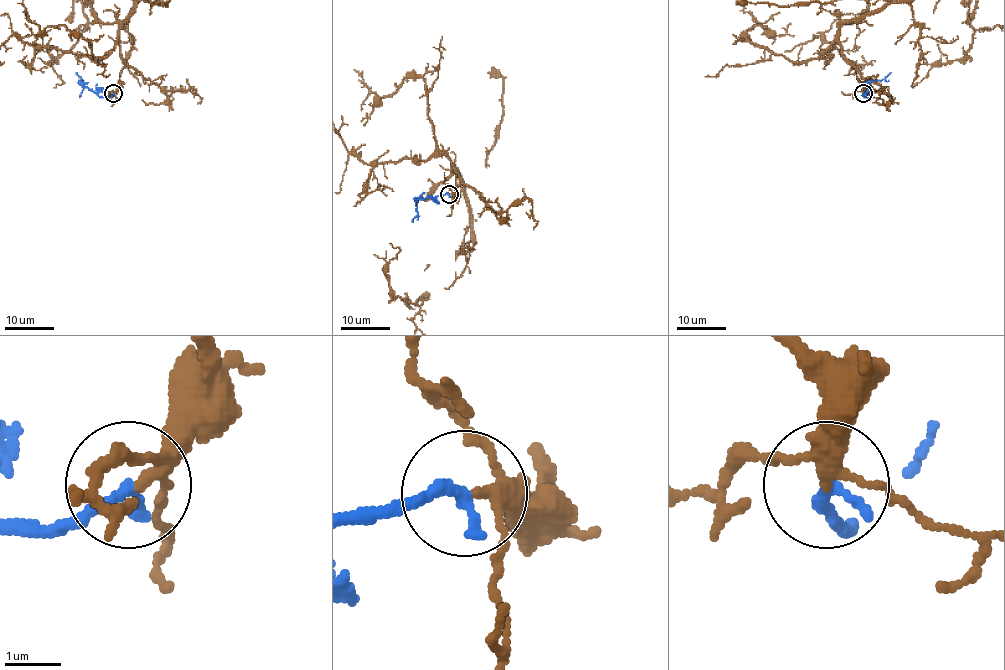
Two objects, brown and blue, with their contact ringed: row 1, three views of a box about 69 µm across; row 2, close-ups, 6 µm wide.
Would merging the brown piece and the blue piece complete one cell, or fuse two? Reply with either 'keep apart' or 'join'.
join

